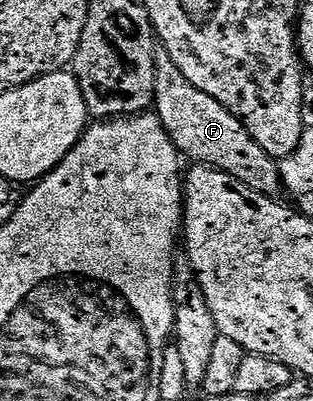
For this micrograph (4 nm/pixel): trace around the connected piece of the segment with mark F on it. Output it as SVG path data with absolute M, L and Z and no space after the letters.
M155 49L154 63L158 71L156 72L153 109L164 124L179 155L183 159L191 158L189 160L191 163L210 166L228 176L236 176L236 180L240 180L240 184L248 184L248 188L269 198L277 199L278 193L281 195L284 190L279 159L264 152L264 148L260 148L260 144L256 144L256 140L250 135L248 128L244 128L244 124L240 124L240 120L236 120L236 116L232 116L232 112L228 112L228 108L224 108L224 104L220 104L212 96L208 96L208 92L200 92L200 88L196 88L196 84L192 84L192 80L188 80L184 76L184 72L180 72L180 68L176 68L176 64L172 64L166 50Z

